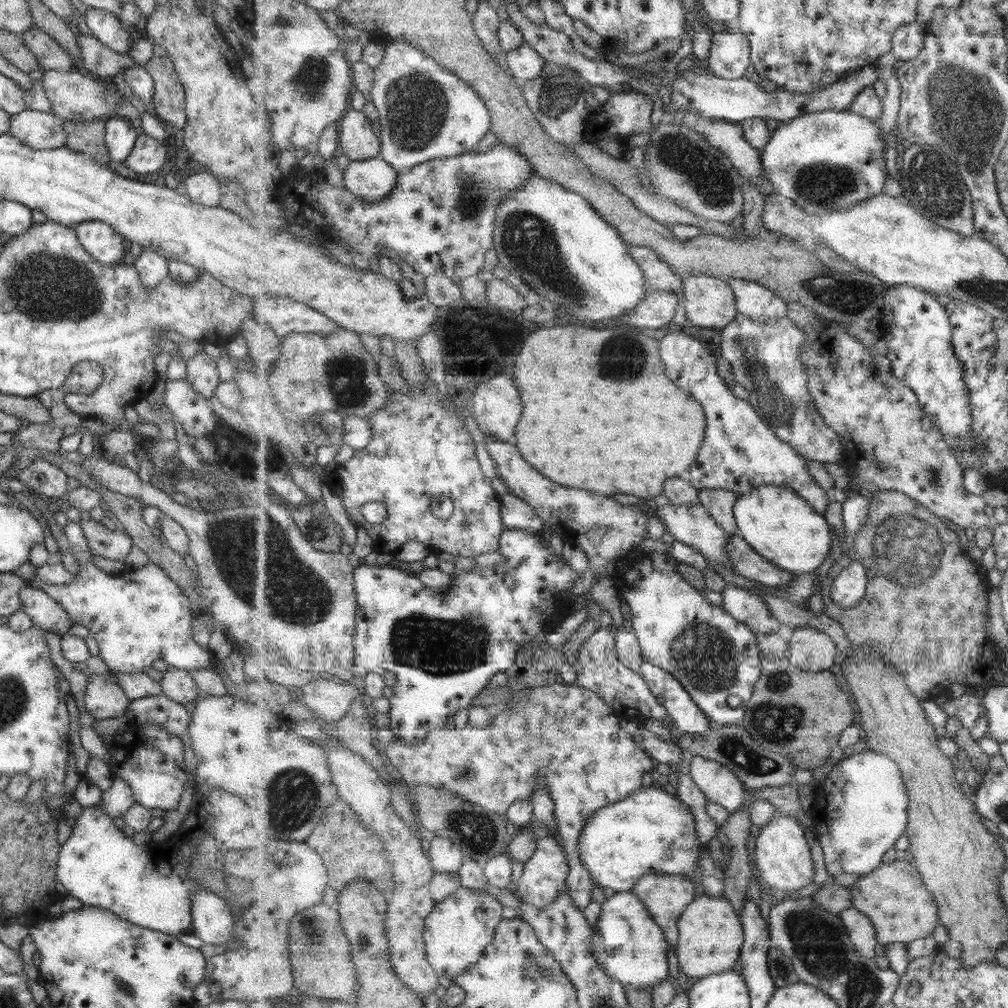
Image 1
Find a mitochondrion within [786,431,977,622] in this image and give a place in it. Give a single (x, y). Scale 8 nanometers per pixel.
(907, 547)

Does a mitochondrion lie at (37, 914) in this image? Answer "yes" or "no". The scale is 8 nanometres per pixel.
no

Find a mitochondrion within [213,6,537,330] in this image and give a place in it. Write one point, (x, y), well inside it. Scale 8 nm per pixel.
(416, 104)

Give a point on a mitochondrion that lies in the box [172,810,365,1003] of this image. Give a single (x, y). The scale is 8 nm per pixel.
(312, 930)

